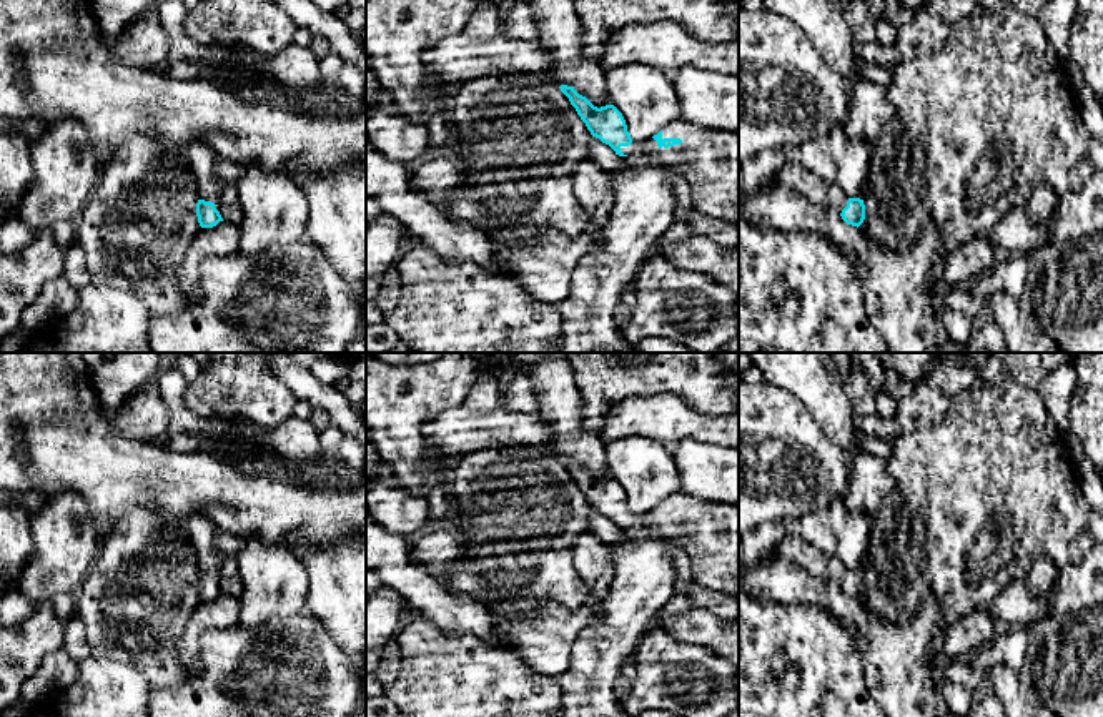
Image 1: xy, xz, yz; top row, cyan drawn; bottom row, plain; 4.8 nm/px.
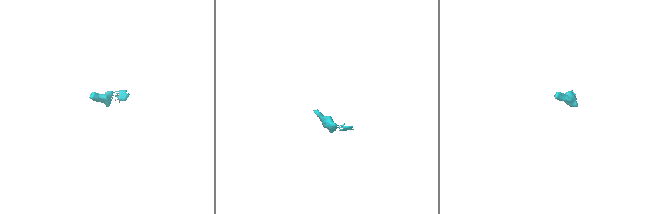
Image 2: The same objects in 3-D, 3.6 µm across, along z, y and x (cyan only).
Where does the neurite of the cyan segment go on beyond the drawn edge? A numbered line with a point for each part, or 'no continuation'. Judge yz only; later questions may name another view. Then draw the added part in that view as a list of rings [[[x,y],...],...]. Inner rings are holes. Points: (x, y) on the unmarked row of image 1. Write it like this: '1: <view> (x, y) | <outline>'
1: yz (837, 571) | [[[828,557],[828,577],[833,579],[838,586],[847,579],[848,569],[837,557]]]

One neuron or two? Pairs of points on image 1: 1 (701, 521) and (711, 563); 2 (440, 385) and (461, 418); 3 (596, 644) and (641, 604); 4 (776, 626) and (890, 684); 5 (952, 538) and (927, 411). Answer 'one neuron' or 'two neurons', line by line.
1: one neuron
2: two neurons
3: one neuron
4: two neurons
5: two neurons

